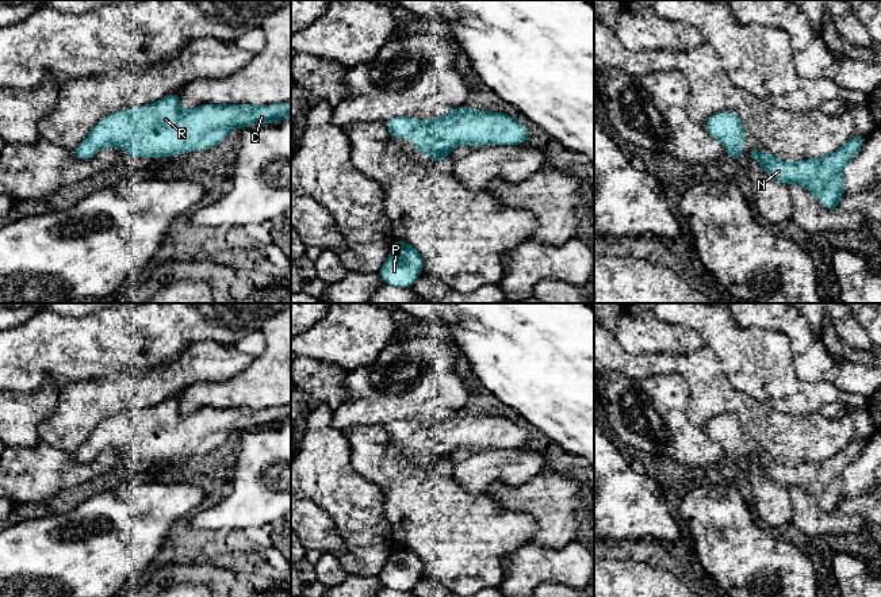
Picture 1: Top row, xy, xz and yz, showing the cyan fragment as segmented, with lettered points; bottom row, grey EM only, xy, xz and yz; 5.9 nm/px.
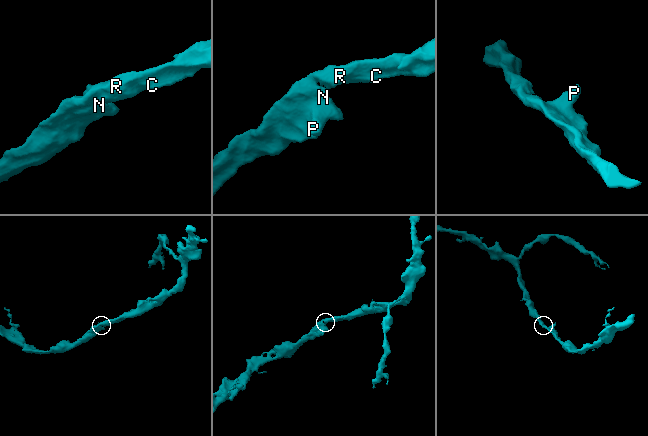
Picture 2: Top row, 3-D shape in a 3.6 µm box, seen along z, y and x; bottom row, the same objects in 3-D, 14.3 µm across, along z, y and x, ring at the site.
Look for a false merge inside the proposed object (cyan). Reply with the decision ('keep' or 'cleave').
keep

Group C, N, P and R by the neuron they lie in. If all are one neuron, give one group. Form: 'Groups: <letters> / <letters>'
Groups: C N P R

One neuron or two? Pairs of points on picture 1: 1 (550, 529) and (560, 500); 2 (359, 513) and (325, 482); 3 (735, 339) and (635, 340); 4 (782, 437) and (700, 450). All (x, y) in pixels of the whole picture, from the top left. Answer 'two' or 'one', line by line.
1: one
2: one
3: two
4: two

